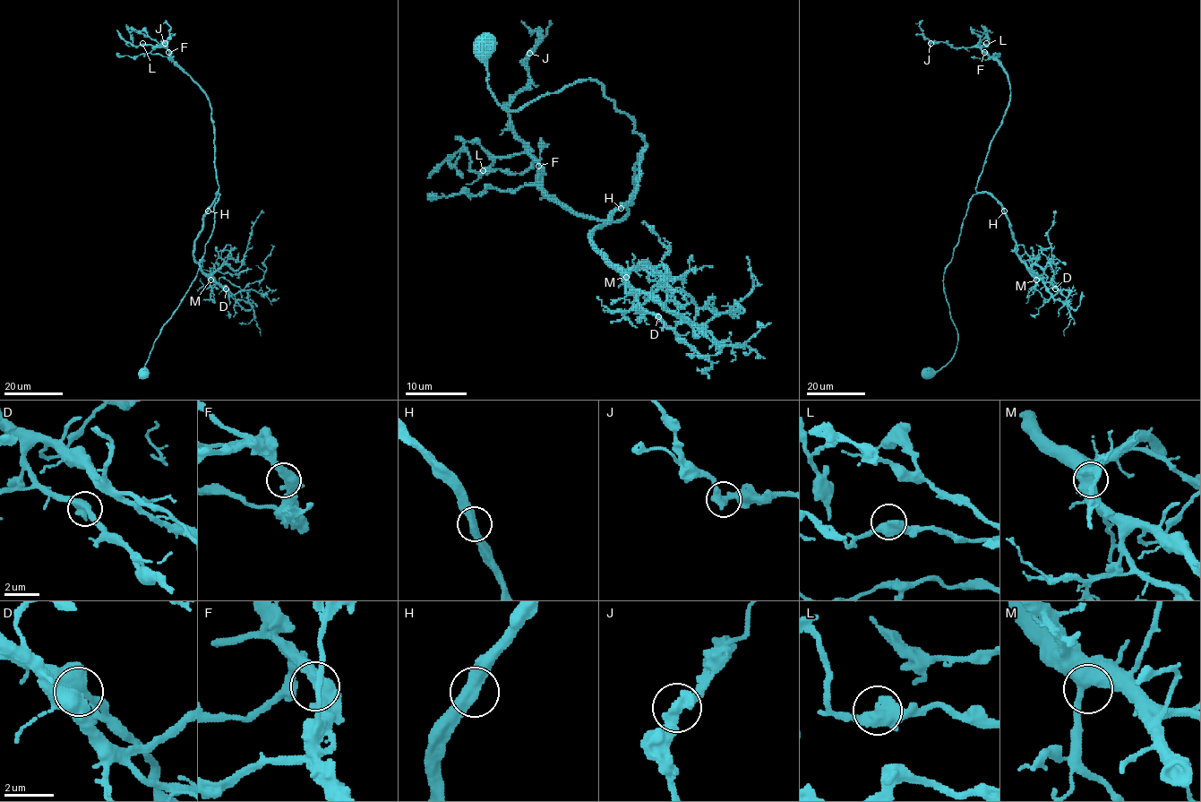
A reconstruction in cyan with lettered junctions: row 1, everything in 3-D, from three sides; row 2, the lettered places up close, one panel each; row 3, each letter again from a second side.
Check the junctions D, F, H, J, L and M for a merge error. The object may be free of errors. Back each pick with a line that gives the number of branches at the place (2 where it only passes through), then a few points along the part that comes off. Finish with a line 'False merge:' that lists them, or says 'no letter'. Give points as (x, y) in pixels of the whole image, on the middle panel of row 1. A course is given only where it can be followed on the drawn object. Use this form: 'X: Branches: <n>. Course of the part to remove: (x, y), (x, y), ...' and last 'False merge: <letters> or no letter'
False merge: no letter

